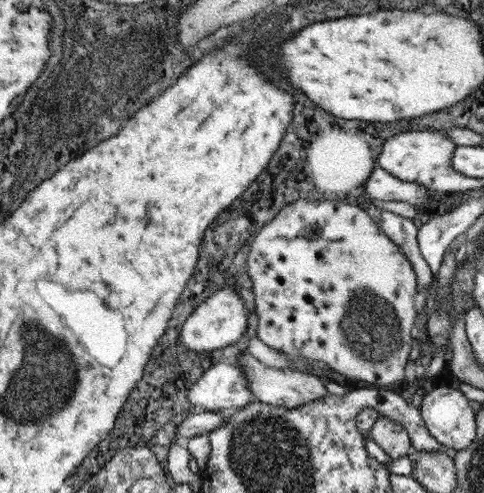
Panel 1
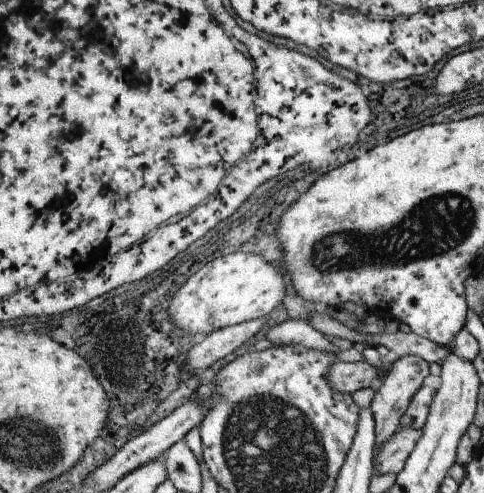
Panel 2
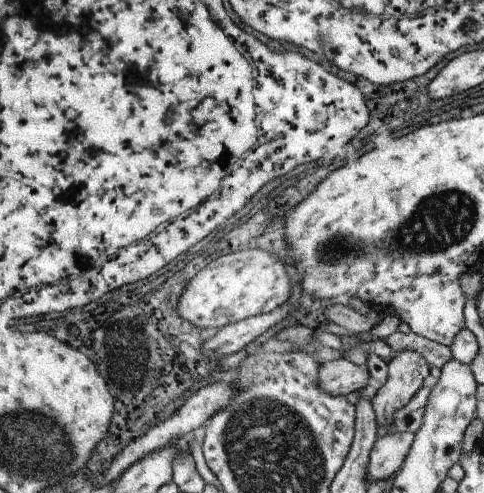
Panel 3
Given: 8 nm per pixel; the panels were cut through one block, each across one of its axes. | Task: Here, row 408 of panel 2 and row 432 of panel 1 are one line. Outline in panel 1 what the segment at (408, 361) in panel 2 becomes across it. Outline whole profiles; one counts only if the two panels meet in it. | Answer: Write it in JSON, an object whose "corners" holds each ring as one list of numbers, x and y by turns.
{"corners":[[379,416,377,422,373,424,369,436,391,460,403,458,411,450,411,440,409,440,405,428,401,424,395,424,395,422,387,420,387,418]]}

